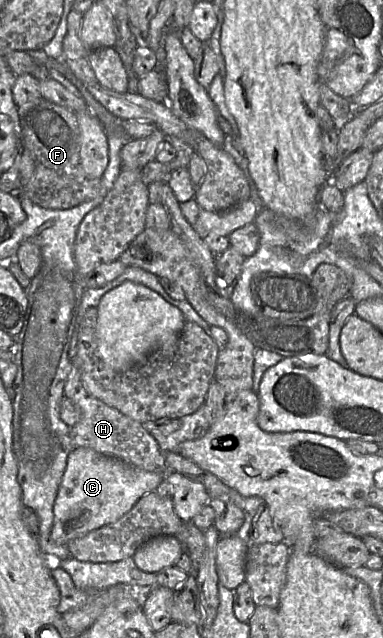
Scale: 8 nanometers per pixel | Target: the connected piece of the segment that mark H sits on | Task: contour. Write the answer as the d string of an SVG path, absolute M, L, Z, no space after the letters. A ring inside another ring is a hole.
M72 365L64 386L64 396L75 402L81 409L79 421L70 427L74 449L88 447L100 454L117 458L142 470L160 473L165 478L167 467L164 452L161 451L154 437L142 427L140 422L90 395L82 384L78 368L74 365Z

